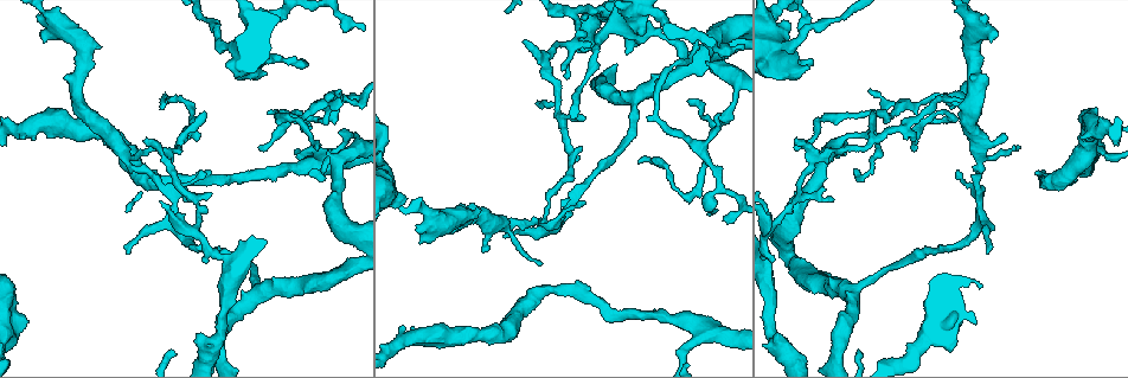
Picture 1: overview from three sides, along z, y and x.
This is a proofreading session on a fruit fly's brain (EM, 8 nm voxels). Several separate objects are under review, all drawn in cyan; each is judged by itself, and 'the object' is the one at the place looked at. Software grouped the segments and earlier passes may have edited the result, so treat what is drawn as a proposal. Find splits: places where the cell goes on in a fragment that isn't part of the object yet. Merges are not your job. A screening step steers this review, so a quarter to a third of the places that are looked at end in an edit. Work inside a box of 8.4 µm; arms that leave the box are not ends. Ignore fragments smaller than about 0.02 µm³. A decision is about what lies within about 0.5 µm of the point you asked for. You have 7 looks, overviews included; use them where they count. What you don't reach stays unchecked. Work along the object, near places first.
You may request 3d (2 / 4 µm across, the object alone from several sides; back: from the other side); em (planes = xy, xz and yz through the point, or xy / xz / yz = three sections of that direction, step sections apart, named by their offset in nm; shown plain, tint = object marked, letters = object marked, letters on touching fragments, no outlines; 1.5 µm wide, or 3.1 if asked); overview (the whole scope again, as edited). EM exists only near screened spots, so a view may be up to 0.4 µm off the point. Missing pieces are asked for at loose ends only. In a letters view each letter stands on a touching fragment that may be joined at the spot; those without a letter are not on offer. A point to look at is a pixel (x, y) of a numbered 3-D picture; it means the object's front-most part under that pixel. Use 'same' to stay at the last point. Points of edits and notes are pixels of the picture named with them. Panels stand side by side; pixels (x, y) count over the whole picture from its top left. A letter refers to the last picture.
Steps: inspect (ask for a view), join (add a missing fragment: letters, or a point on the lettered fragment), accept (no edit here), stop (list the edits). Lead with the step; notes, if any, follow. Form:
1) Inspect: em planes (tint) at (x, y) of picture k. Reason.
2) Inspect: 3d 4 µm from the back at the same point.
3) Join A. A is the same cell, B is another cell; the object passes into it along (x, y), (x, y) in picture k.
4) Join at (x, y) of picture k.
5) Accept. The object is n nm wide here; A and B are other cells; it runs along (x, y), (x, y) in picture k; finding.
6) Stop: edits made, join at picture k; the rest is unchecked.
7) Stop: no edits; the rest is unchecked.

Inspect: em planes (letters) at (811, 64) of picture 1. An open end.

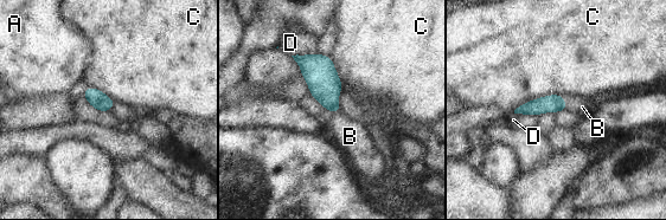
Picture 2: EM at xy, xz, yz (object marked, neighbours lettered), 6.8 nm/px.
Join B. B is the same cell, A, C and D are other cells; the object passes into it along (552, 103), (564, 103), (582, 107) in picture 2; the cell continues.

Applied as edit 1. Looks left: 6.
Inspect: overview. Redraw.

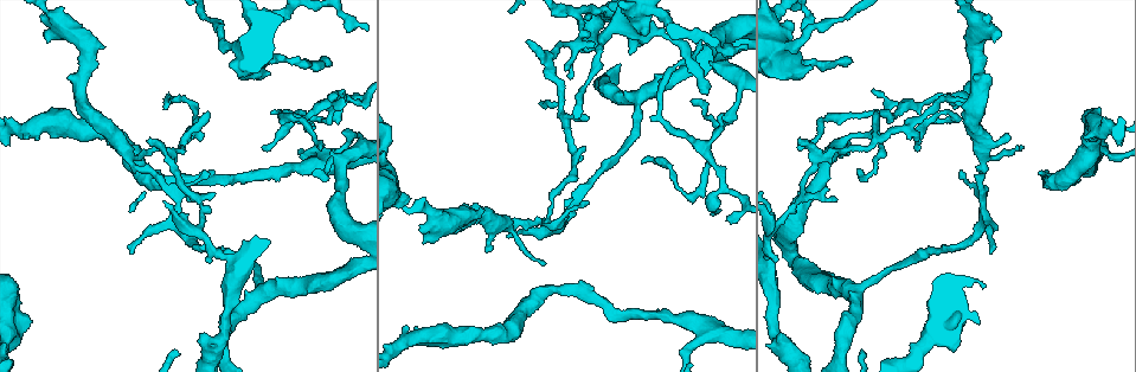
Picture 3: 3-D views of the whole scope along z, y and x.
Inspect: em planes (letters) at (210, 173) of picture 3. Tapers out.

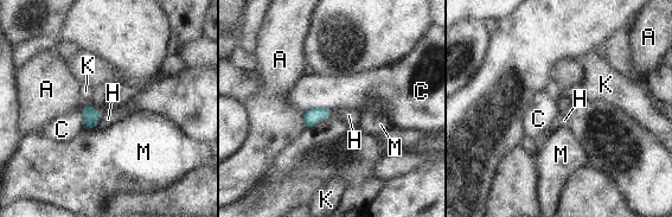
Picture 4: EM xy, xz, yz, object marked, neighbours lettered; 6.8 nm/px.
Accept. The longest contact is with C, 170 nm; A, C, H, K and M are other cells; a border runs along (102, 110), (83, 108), (85, 128) in picture 4; none of them fits.

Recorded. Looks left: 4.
Inspect: em yz step 4 (tint) at (527, 40) of picture 3.

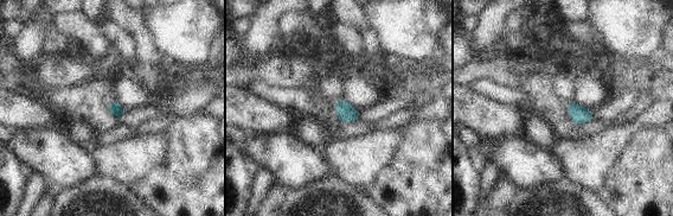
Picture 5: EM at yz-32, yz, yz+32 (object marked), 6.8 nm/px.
Inspect: em yz step 4 (letters) at the same point.

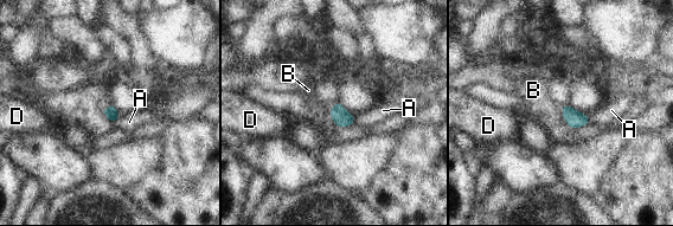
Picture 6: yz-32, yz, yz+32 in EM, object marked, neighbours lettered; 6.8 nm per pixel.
Accept. A, B and D are other cells; a border runs along (561, 107), (561, 114), (571, 129) in picture 6; no lettered fragment goes on from it.

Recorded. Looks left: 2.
Stop: edits made, join at picture 2; the rest is unchecked.

